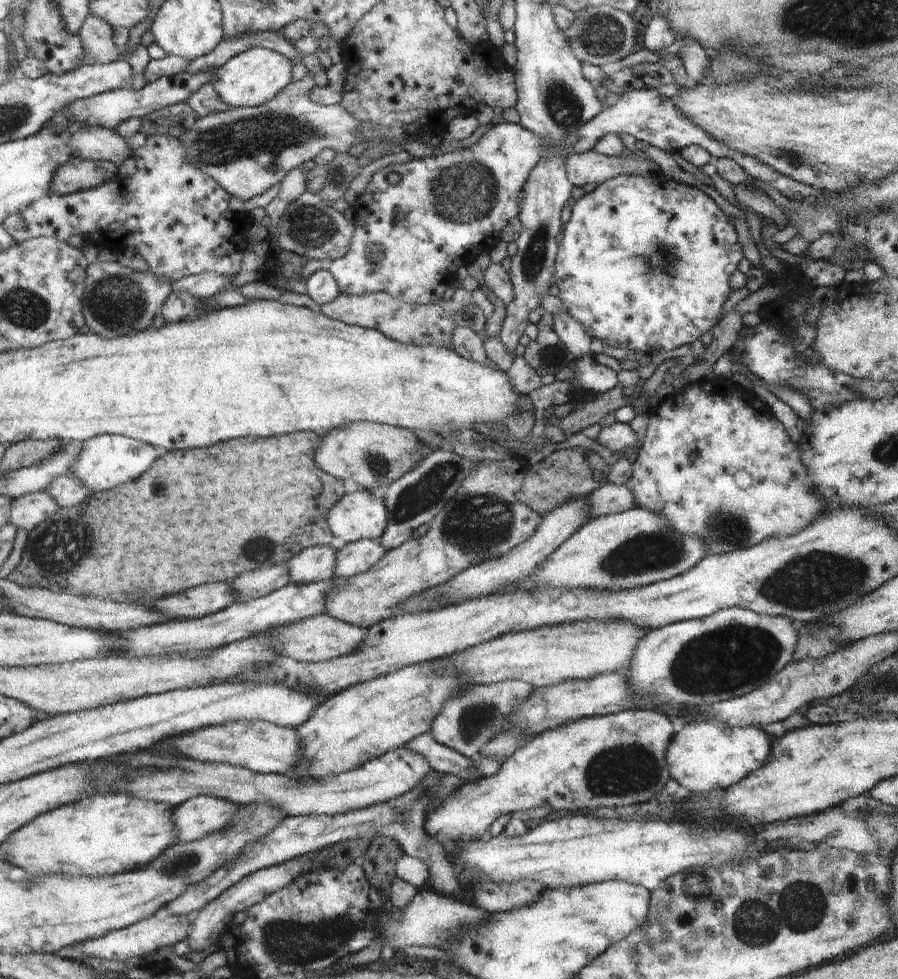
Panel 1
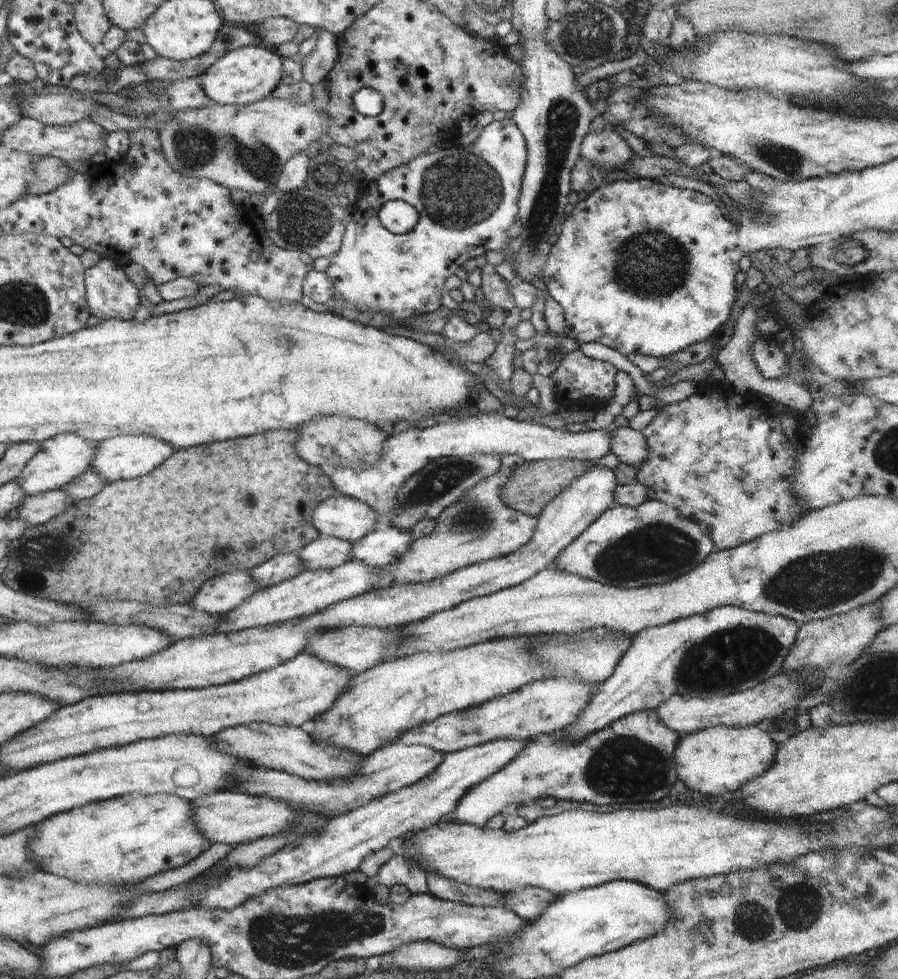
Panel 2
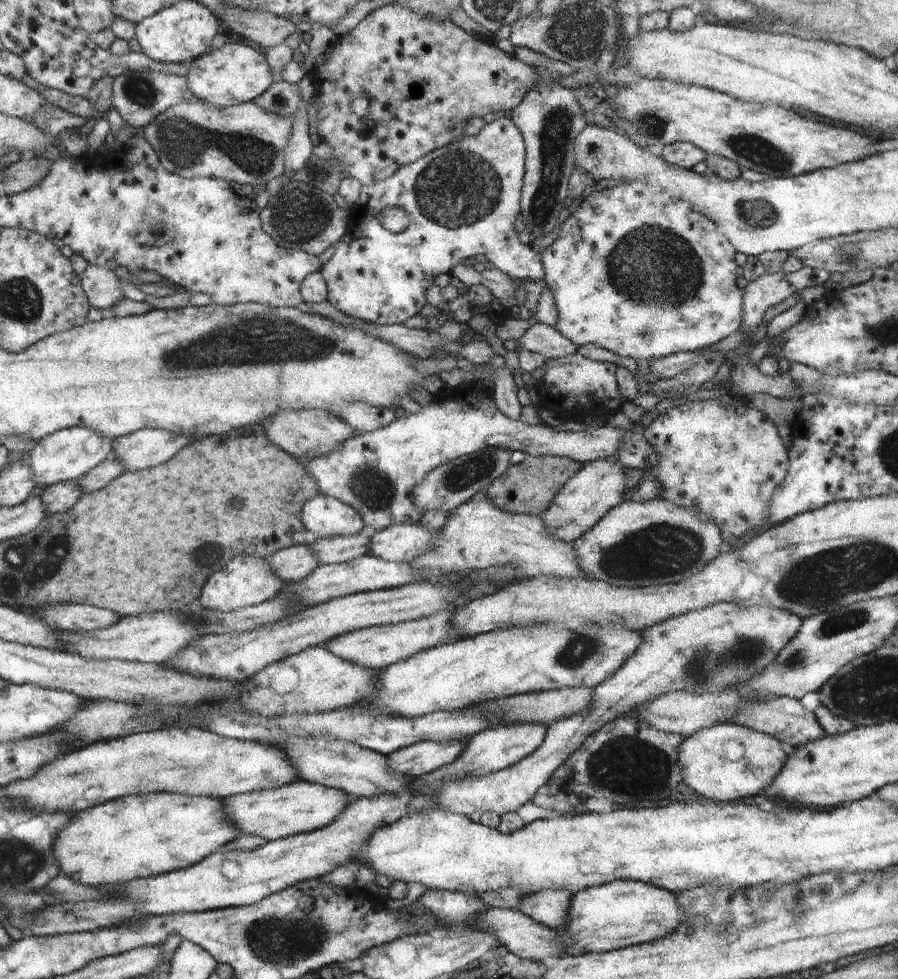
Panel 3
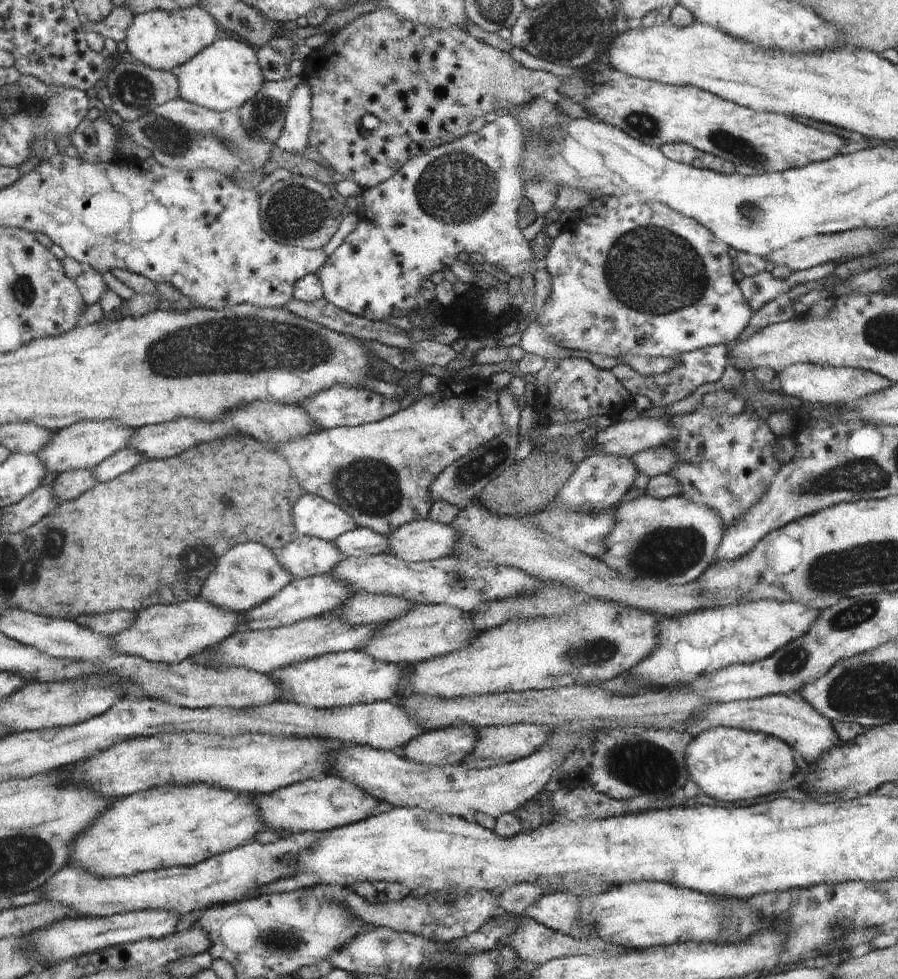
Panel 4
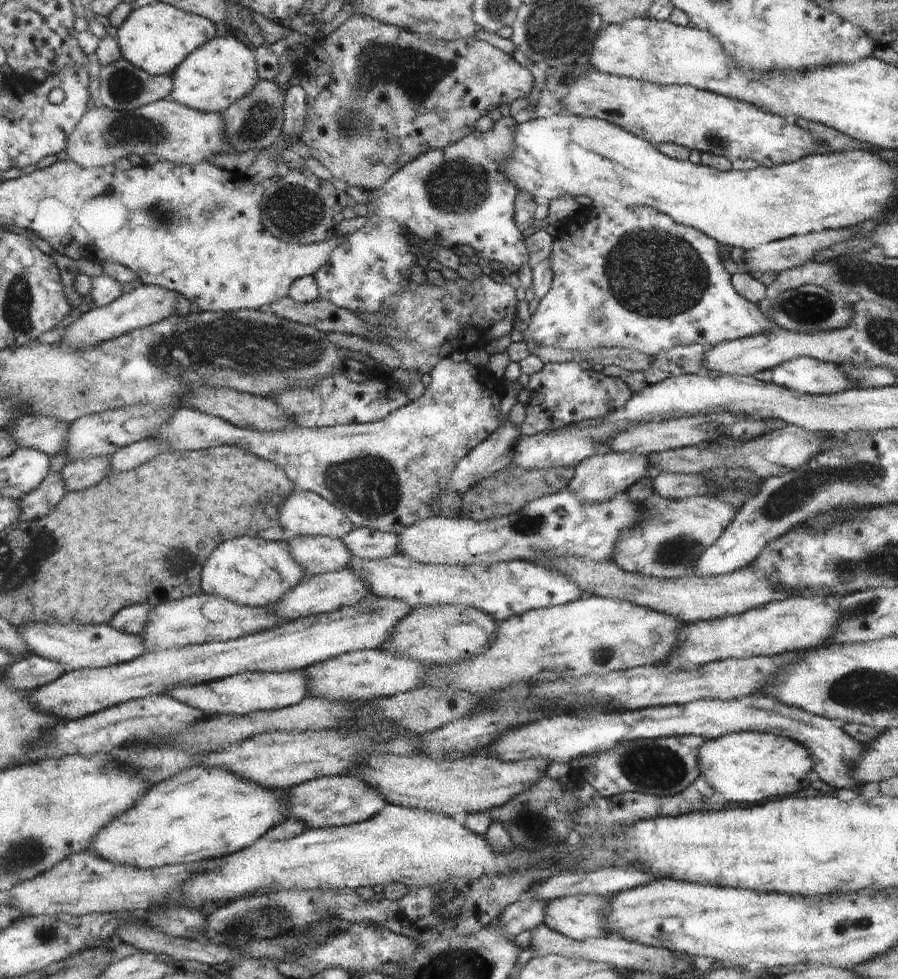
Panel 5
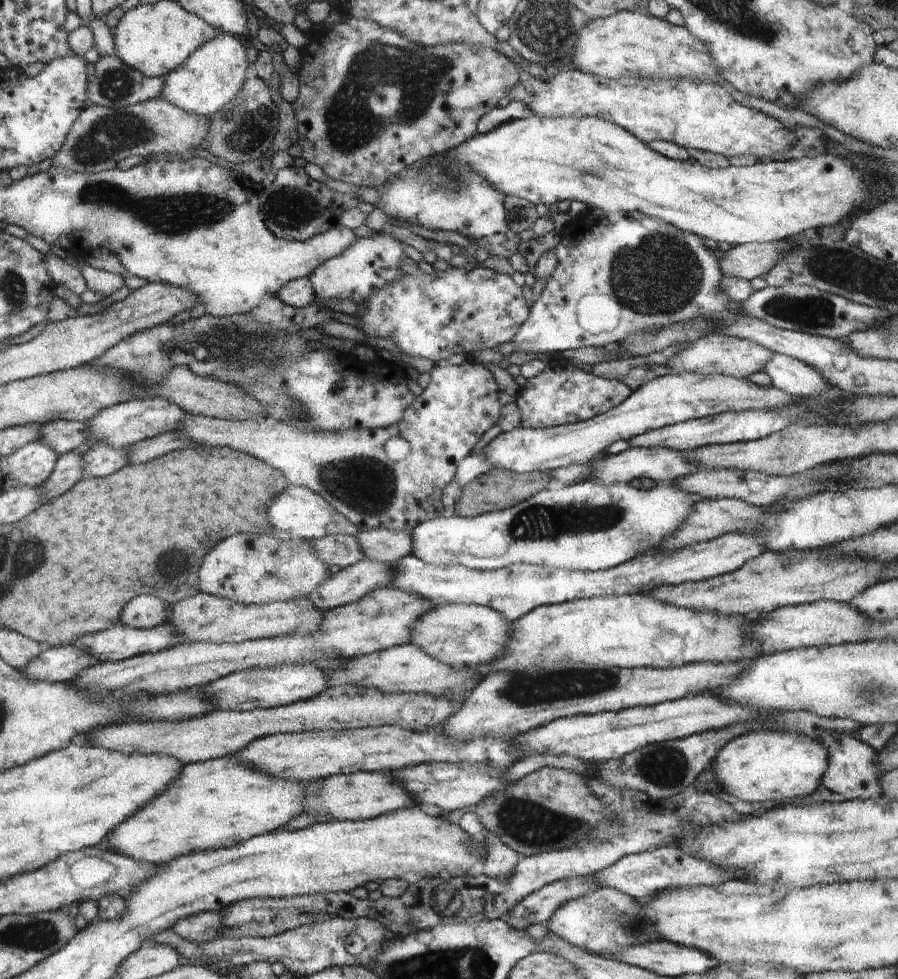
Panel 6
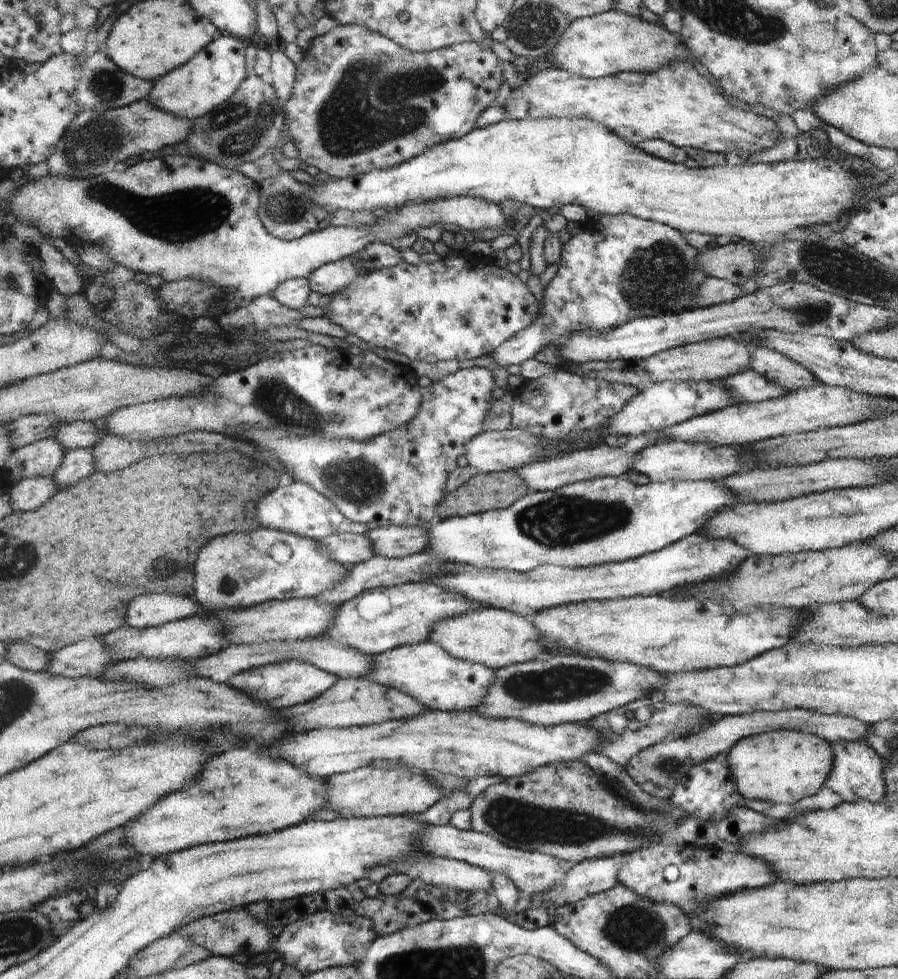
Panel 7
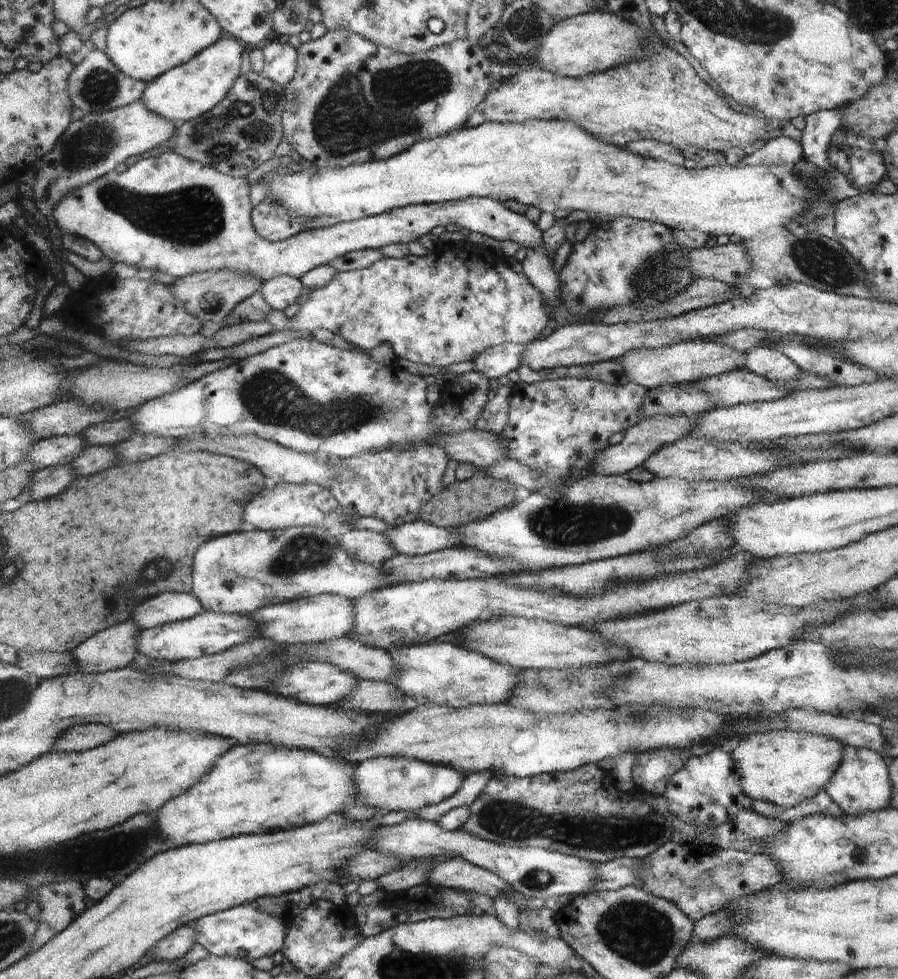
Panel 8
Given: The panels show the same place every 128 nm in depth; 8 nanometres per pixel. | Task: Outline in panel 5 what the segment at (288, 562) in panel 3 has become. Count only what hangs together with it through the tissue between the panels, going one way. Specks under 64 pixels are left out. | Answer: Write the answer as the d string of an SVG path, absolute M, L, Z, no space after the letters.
M296 536L290 549L307 576L344 570L354 558L342 539L325 536Z

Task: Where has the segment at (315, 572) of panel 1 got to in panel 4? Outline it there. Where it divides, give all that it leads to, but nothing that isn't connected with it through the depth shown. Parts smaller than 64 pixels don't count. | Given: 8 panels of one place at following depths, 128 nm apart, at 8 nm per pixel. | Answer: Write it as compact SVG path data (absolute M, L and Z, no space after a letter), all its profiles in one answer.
M357 526L333 541L343 558L360 558L390 551L388 537L366 527Z

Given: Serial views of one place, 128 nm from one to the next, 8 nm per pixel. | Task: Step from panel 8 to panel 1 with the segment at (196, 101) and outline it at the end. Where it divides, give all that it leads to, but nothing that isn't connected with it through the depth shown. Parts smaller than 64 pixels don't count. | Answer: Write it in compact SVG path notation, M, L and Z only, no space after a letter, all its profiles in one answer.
M264 47L250 49L231 58L224 66L216 70L216 80L212 84L232 107L257 107L266 104L290 82L290 59L276 51Z

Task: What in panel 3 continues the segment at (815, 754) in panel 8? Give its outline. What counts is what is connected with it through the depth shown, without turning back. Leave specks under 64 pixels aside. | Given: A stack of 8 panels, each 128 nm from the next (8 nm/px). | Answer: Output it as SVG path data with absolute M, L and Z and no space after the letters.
M716 724L687 737L679 751L683 782L712 801L732 801L761 794L783 770L786 754L775 736L740 724Z

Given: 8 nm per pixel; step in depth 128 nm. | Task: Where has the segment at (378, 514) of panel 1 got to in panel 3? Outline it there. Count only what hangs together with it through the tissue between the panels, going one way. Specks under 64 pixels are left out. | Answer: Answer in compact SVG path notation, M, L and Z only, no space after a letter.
M322 494L308 500L303 512L303 524L317 538L356 536L366 522L351 505Z

